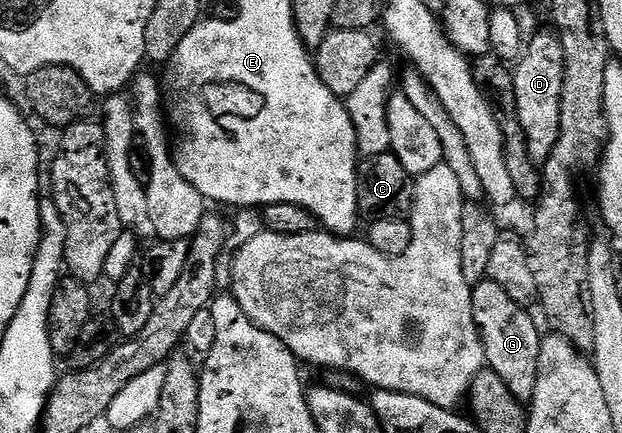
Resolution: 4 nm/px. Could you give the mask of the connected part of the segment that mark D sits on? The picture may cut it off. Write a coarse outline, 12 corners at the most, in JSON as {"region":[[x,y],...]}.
{"region":[[552,30],[512,68],[519,125],[543,165],[561,132],[565,53]]}

